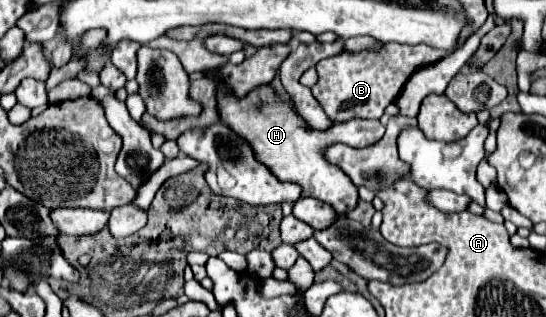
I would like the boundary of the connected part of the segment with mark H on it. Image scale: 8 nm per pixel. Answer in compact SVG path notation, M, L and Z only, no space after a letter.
M257 86L251 90L245 98L235 100L229 96L223 88L219 88L219 114L225 124L231 124L239 136L247 138L259 158L279 180L283 182L293 182L301 186L301 196L313 196L329 206L335 208L339 214L347 214L357 208L359 194L357 186L351 182L347 174L343 174L339 168L331 166L325 162L321 156L323 148L333 144L333 142L343 142L343 144L375 144L377 140L383 138L385 126L379 120L369 120L369 118L353 118L347 122L335 122L331 130L319 132L311 130L303 118L291 110L289 104L281 102L269 86Z

